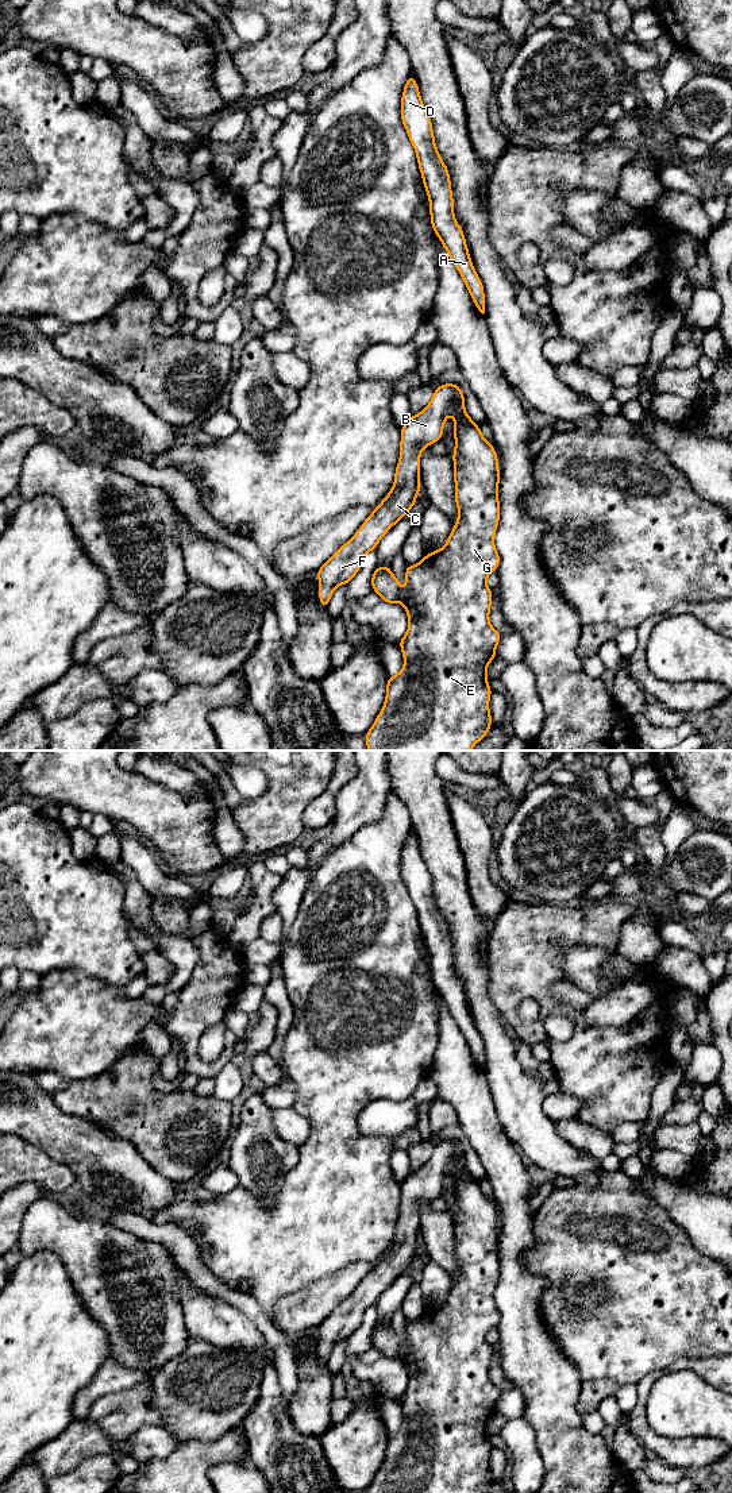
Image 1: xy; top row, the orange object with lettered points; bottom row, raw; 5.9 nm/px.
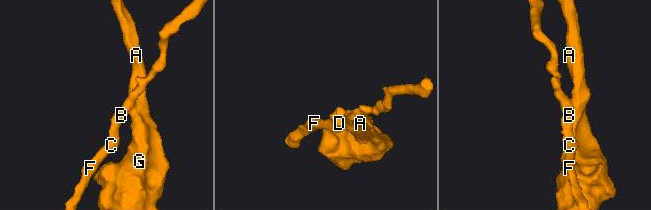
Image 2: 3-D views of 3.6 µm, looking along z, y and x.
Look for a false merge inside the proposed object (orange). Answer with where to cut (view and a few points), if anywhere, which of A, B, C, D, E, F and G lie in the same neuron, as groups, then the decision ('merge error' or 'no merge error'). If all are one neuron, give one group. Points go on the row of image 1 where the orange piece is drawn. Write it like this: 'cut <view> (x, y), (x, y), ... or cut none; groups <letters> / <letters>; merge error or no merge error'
cut xy (458, 388), (451, 411); groups A D E G / B C F; merge error

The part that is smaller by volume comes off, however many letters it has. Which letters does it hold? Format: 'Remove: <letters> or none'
Remove: B, C, F

